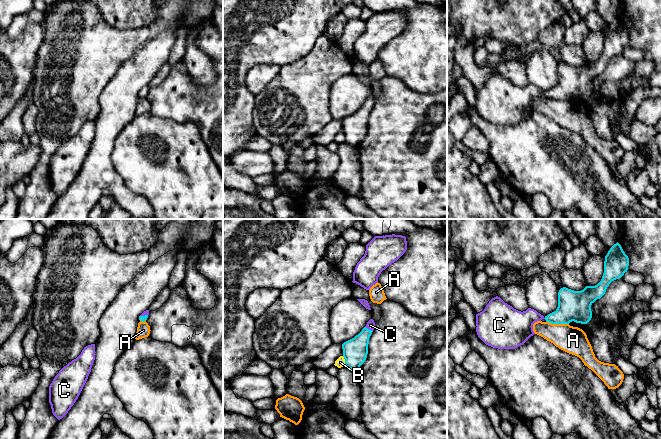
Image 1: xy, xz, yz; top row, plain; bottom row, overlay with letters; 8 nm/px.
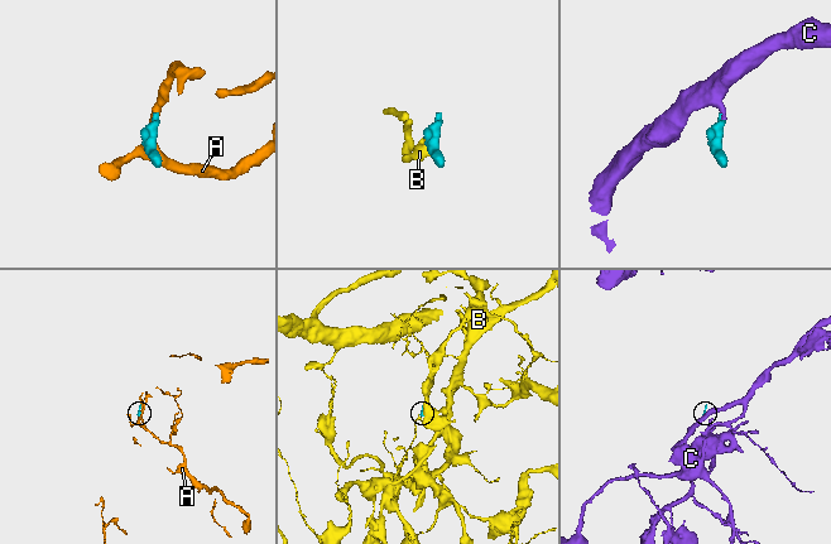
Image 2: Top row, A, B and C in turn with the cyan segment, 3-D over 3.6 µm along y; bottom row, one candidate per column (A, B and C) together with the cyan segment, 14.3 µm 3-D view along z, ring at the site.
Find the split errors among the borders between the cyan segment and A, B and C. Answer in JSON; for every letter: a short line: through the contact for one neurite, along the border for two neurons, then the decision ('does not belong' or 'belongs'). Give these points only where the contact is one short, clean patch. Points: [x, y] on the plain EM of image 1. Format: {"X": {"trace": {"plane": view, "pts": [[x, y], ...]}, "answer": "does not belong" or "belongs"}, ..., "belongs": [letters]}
{"A": {"trace": {"plane": "yz", "pts": [[546, 97], [568, 100]]}, "answer": "does not belong"}, "B": {"trace": {"plane": "xz", "pts": [[342, 132], [345, 140]]}, "answer": "does not belong"}, "C": {"trace": {"plane": "xz", "pts": [[355, 126], [368, 105], [370, 101]]}, "answer": "belongs"}, "belongs": ["C"]}

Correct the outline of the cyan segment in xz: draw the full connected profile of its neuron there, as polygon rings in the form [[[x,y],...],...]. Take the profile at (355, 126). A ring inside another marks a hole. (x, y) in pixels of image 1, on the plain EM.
[[[370,95],[362,107],[354,114],[342,120],[345,142],[358,147],[368,130],[369,114],[375,104],[375,98]]]

